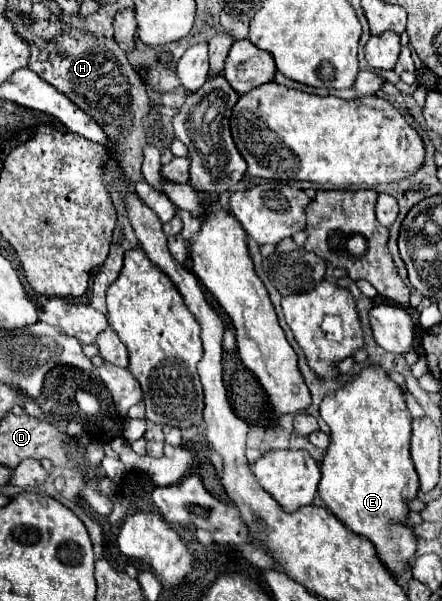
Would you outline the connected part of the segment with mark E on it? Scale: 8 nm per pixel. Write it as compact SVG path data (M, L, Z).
M369 364L351 382L343 384L341 390L335 390L333 394L325 396L319 406L319 414L331 428L331 444L321 464L323 476L319 482L319 494L323 502L327 502L331 512L349 530L369 538L375 544L379 558L393 574L401 572L415 558L415 536L413 530L403 528L399 520L407 520L407 500L413 500L419 492L419 478L409 454L411 414L405 402L405 388L395 384L381 366Z

